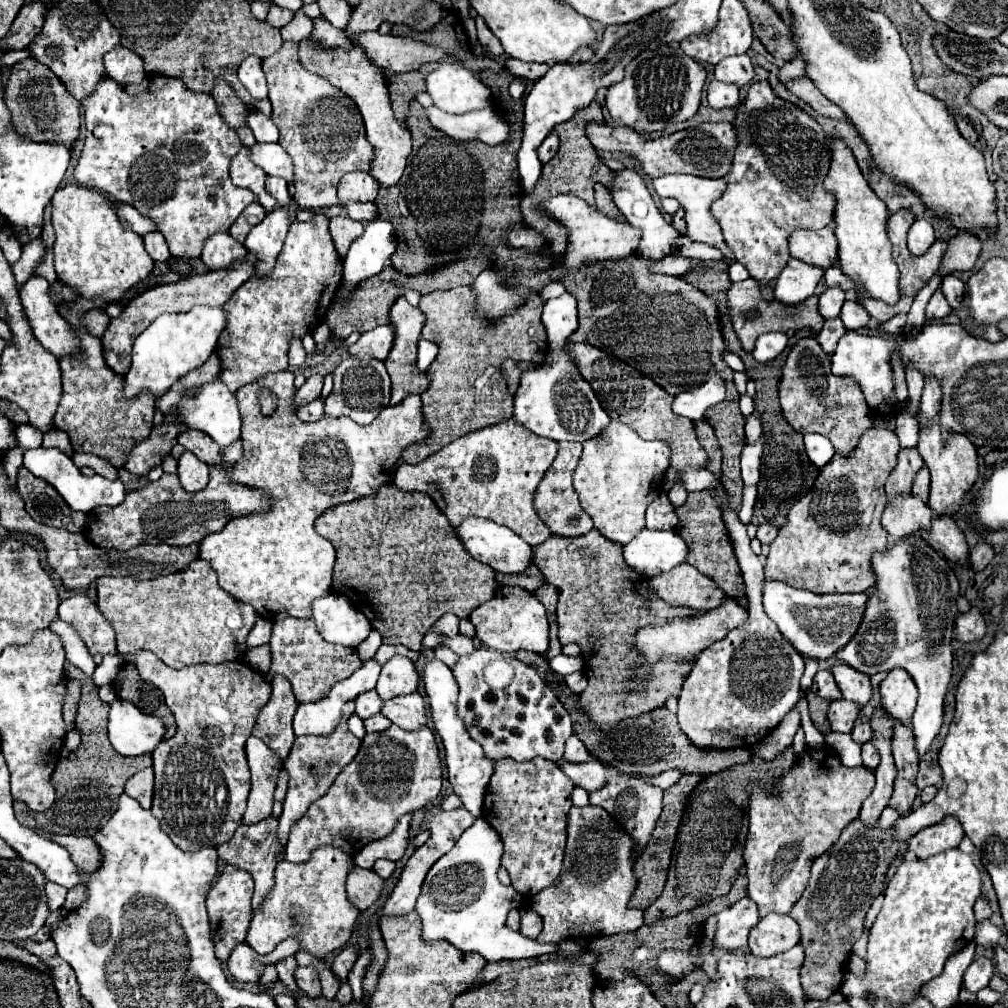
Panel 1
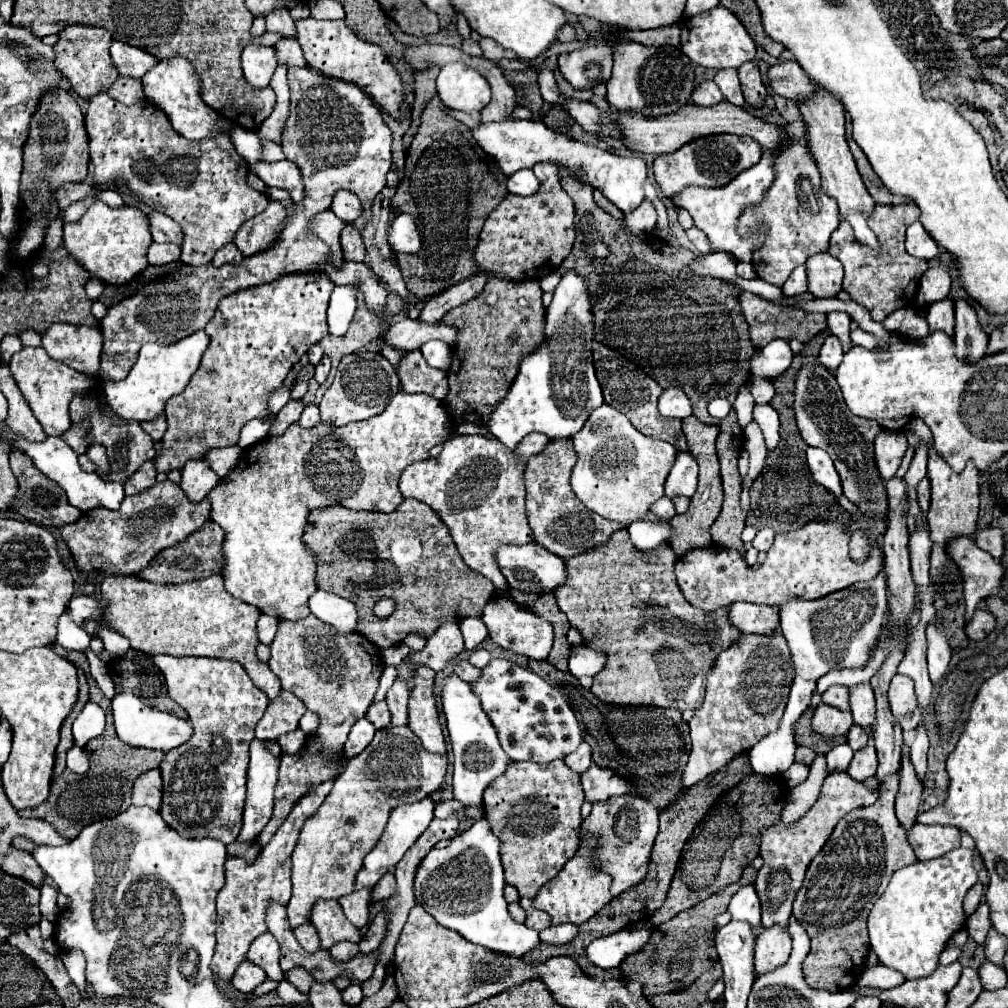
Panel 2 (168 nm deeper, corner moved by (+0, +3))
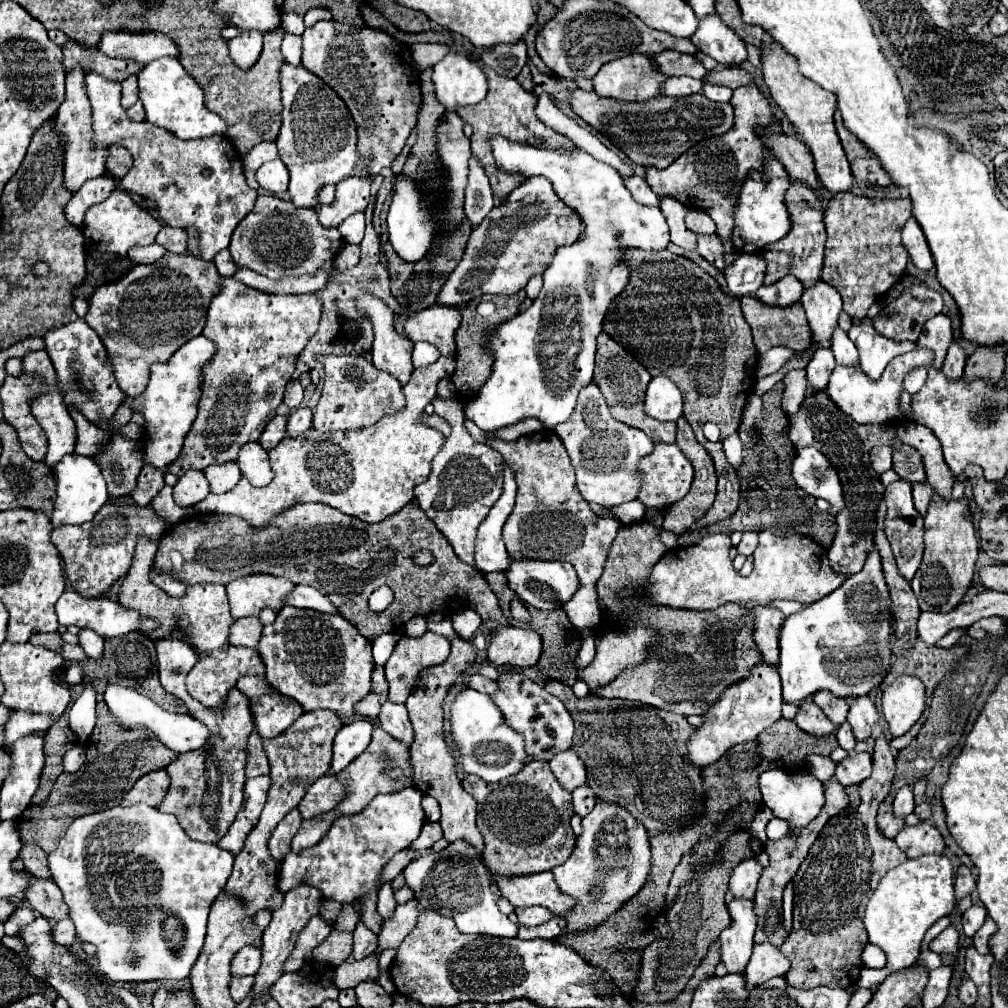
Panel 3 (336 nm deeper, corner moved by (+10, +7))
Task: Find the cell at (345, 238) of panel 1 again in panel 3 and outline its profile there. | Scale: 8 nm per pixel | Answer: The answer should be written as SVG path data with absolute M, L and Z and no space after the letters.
M344 244L344 248L338 252L336 256L336 270L338 272L346 272L350 268L354 268L360 260L360 248L354 246L354 244Z

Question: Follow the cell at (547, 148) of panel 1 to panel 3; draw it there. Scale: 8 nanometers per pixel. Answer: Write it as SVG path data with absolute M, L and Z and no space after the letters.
M532 176L526 178L526 182L516 188L506 202L502 202L500 206L496 206L482 222L476 230L472 230L464 258L460 260L458 268L450 274L448 282L444 284L444 288L438 294L438 302L446 304L446 306L460 306L460 304L468 304L476 298L480 298L482 294L516 294L520 292L526 282L534 276L534 274L544 274L544 270L548 268L558 244L574 244L578 240L578 236L582 234L582 220L576 212L572 212L554 192L550 180L544 180L544 176Z

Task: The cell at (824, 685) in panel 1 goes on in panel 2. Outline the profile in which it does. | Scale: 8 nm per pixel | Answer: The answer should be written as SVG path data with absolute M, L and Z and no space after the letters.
M830 686L822 694L822 702L828 706L834 706L838 710L848 710L848 688L846 686Z

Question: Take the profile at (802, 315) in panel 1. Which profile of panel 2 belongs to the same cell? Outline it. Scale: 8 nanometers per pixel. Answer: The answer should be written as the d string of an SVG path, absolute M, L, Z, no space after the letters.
M740 292L738 296L742 314L750 326L750 340L756 348L766 346L770 340L774 338L784 338L784 340L800 340L800 342L808 342L812 336L816 336L818 332L826 330L826 314L808 314L800 308L790 308L790 306L780 306L774 302L764 300L762 296L756 296L752 292Z

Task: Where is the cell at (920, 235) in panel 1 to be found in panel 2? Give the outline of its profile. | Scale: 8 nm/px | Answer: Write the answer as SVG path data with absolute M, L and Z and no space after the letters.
M920 222L910 224L910 228L906 230L906 250L910 256L924 260L932 260L940 256L940 248L936 240L926 232L926 228Z

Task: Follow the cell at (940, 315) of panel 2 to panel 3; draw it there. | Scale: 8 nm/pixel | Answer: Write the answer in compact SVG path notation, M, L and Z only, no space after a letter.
M938 314L932 320L928 320L928 324L924 326L924 330L922 330L920 338L918 338L918 348L932 350L934 352L932 364L936 364L936 368L942 368L944 356L948 352L950 342L952 342L950 318L944 316L944 314Z

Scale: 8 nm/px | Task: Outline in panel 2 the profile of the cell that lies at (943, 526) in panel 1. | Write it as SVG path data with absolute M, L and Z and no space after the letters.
M952 538L946 542L946 554L960 568L964 578L965 622L970 621L976 606L998 592L1004 568L970 538Z

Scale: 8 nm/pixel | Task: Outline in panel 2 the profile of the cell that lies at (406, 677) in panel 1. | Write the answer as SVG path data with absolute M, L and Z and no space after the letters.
M398 676L392 684L392 688L386 694L386 702L388 702L388 710L392 714L392 724L394 726L406 726L406 718L408 718L406 700L408 700L408 694L410 694L410 690L408 690L406 680L402 680Z

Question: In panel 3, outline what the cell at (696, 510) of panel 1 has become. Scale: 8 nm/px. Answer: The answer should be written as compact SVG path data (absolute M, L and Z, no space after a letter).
M682 416L678 422L678 432L676 432L676 444L680 446L680 450L686 454L686 458L692 462L694 466L694 482L692 482L692 488L690 492L680 500L676 502L674 506L670 506L666 512L664 512L664 524L662 528L668 530L668 532L674 532L674 534L682 534L686 532L698 518L702 518L706 514L706 510L714 504L714 498L716 498L716 470L714 470L714 462L712 458L708 456L708 452L704 450L704 446L694 438L694 432L690 428L690 424L686 422L686 418Z

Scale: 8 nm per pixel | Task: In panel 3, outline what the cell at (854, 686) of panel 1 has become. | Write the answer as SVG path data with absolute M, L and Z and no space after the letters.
M868 696L850 700L850 702L852 704L850 704L850 712L848 712L848 722L854 730L854 736L856 736L856 740L868 740L872 736L872 728L878 722L880 714Z

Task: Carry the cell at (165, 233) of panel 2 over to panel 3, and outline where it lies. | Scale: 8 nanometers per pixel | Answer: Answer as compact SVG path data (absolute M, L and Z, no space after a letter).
M162 226L156 242L160 246L164 246L168 252L174 252L174 254L186 254L186 242L188 242L188 236L182 228L172 228L172 226Z

